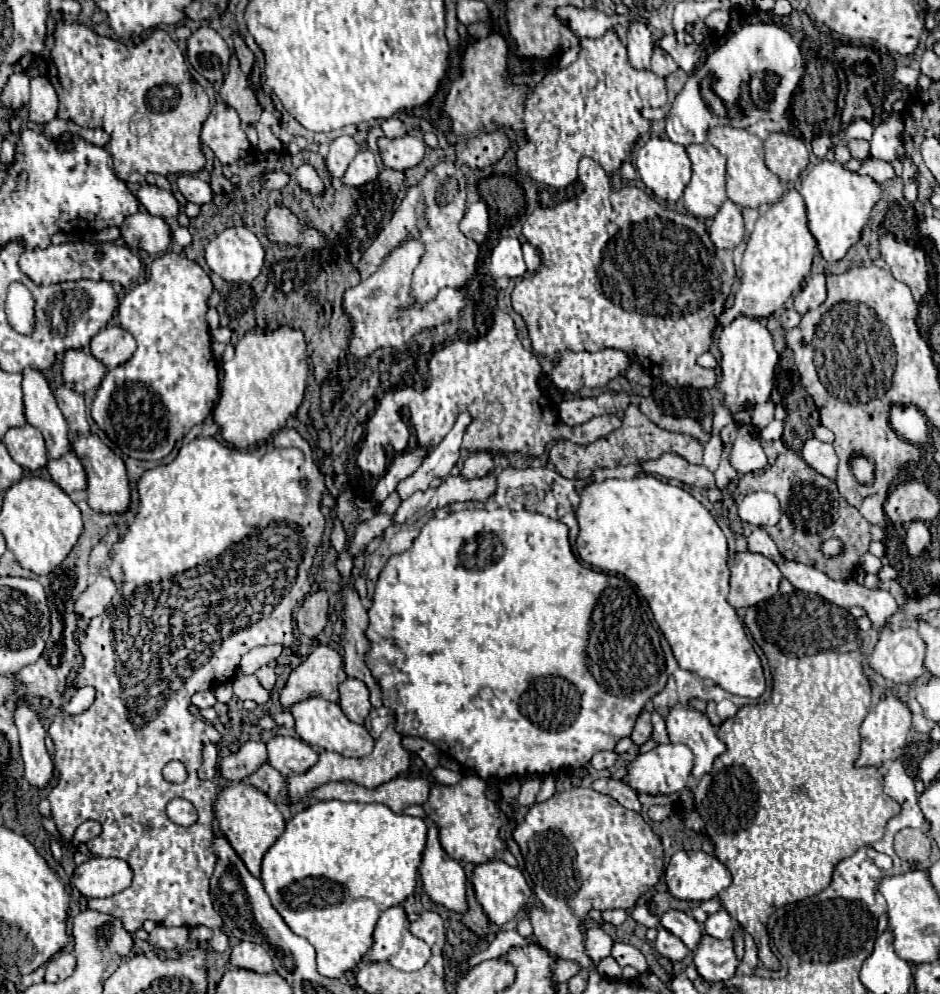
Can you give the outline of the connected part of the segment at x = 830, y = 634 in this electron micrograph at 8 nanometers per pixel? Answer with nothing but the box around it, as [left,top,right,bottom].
[691,578,899,970]

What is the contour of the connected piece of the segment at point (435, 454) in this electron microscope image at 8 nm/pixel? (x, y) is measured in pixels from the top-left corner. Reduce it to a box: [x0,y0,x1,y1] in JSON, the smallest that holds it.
[397,412,471,500]

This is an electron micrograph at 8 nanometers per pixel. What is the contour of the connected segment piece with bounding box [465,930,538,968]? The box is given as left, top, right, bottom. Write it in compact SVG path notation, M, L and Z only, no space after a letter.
M516 930L501 931L485 949L475 952L465 965L472 968L485 960L501 956L513 946L524 946L530 943L538 943L534 934L522 937Z

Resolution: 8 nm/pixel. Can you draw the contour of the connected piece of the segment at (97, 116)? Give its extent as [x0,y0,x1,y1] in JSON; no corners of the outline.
[49,20,209,184]

